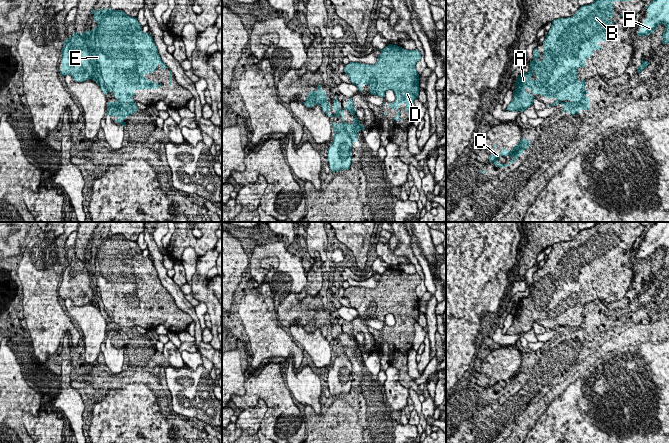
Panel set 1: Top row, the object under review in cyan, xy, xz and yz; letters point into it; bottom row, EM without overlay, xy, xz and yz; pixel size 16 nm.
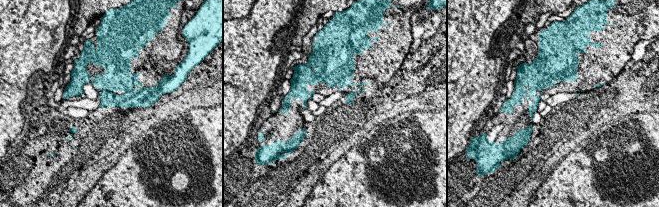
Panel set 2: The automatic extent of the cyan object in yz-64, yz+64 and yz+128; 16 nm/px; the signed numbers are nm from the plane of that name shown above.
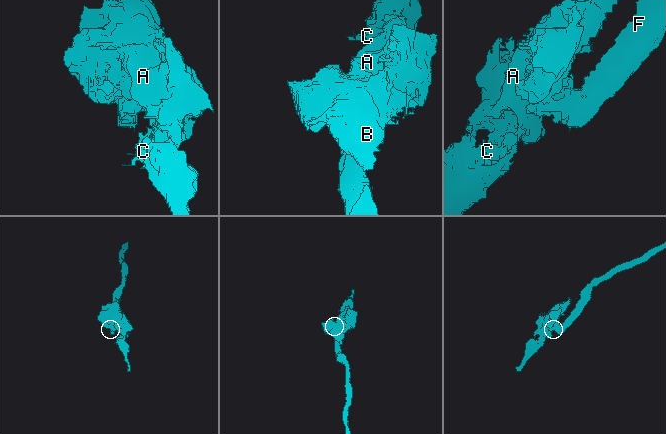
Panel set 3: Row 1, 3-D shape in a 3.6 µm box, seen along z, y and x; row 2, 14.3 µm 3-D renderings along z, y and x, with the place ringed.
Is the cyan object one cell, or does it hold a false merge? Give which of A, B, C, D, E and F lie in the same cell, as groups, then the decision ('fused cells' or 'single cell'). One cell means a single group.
groups A B C D E / F; fused cells

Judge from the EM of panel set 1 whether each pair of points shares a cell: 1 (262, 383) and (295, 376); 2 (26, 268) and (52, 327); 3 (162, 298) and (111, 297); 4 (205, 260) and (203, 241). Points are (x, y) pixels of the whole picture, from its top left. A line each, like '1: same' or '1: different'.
1: different
2: same
3: same
4: different

